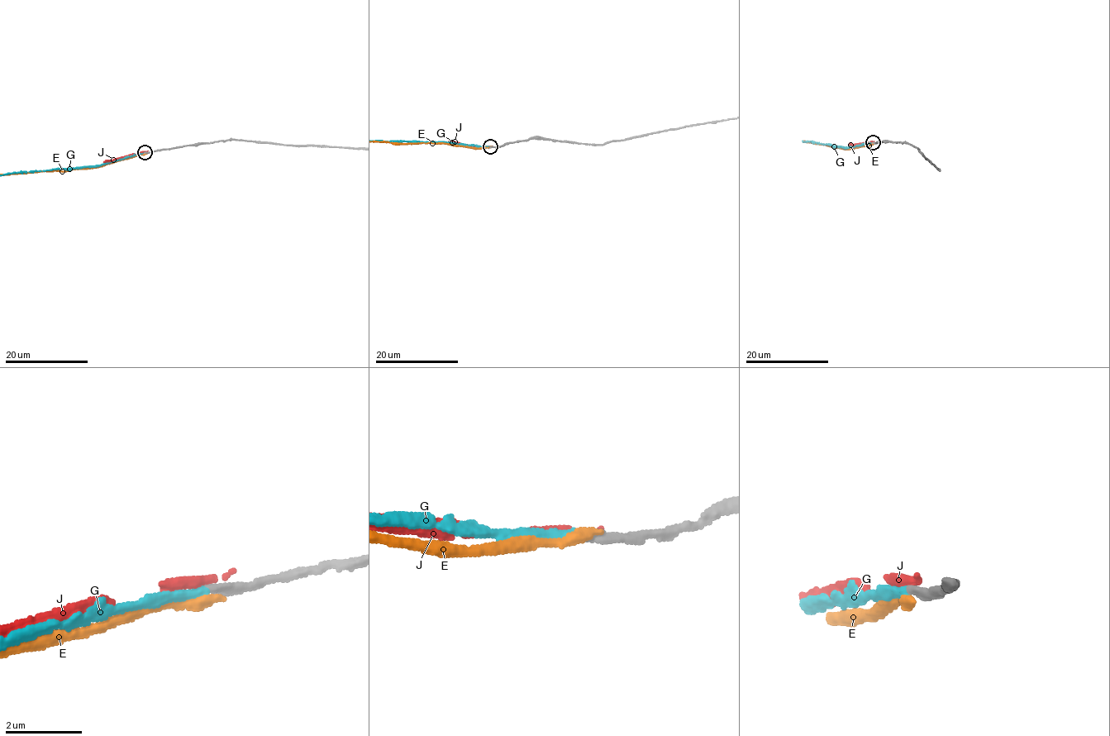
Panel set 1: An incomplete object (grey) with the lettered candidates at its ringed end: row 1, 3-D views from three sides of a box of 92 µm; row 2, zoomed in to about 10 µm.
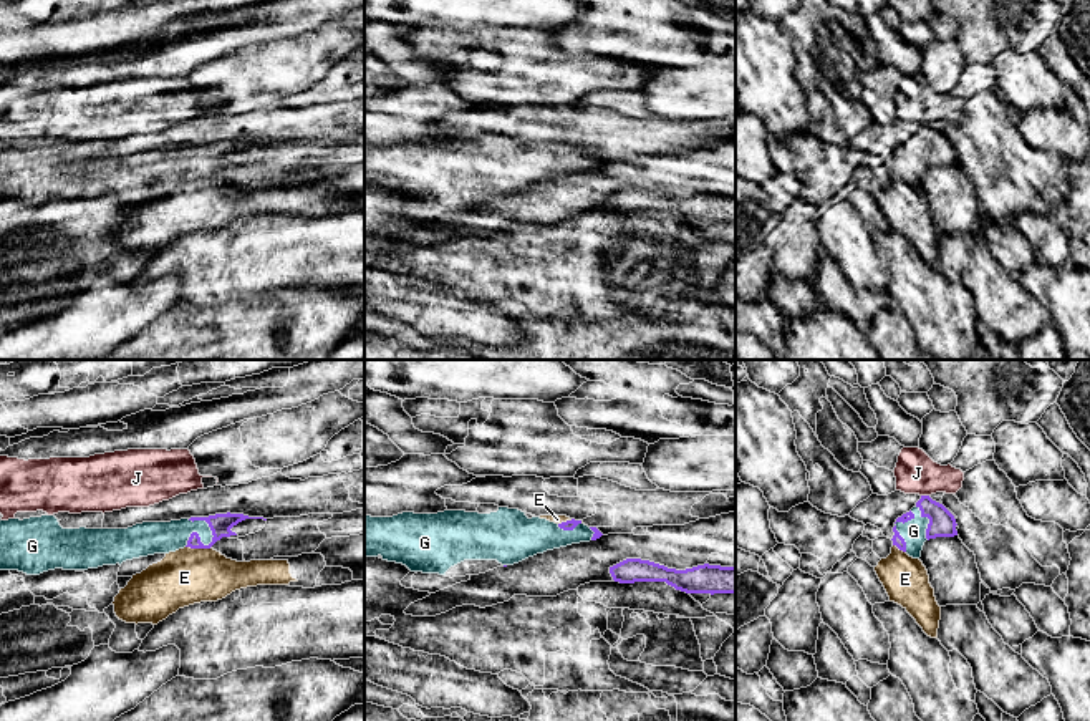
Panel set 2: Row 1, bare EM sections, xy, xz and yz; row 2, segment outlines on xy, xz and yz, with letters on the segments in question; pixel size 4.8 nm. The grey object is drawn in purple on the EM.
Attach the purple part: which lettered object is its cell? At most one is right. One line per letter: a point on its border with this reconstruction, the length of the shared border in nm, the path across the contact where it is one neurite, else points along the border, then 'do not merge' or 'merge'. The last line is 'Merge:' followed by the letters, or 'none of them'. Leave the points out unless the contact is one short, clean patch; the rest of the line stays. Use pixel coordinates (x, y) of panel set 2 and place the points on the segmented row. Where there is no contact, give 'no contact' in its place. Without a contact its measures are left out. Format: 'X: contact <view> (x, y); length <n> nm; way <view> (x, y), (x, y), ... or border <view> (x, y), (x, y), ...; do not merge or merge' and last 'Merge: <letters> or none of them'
E: contact xy (199, 547); length 130 nm; border xy (186, 546), (211, 547); do not merge
G: contact xy (202, 544); length 170 nm; merge
J: contact yz (925, 496); length 40 nm; border yz (921, 494), (928, 496); do not merge
Merge: G

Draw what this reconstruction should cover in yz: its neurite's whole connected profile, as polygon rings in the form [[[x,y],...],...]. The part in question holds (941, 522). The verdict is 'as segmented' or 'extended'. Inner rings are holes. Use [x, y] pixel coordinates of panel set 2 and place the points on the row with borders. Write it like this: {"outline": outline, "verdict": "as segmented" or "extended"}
{"outline": [[[921,496],[916,506],[896,519],[893,545],[913,559],[921,557],[926,540],[957,535],[954,515],[929,496]]], "verdict": "extended"}

